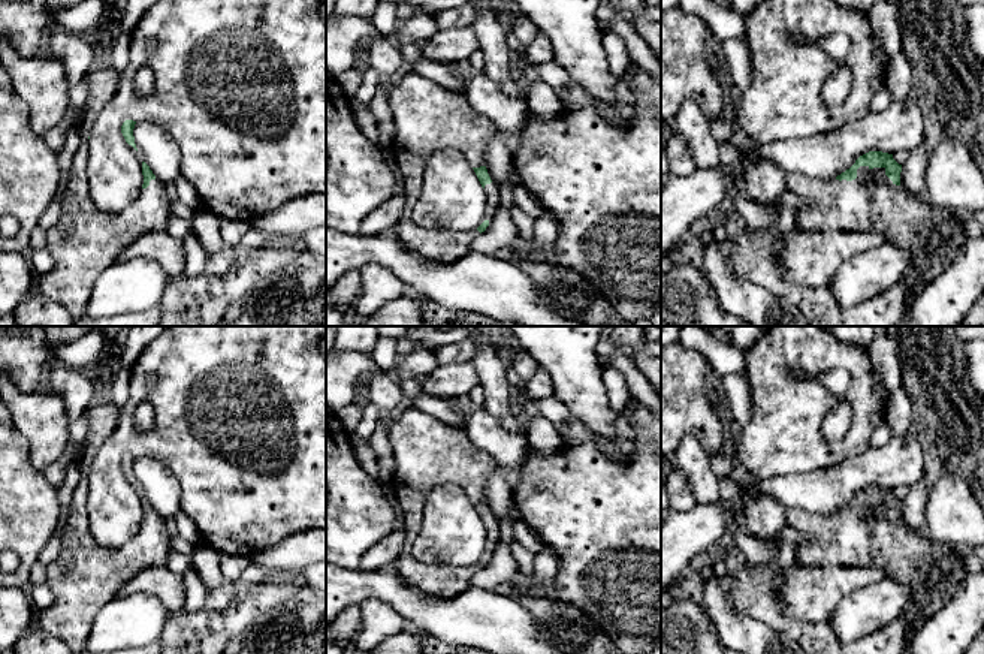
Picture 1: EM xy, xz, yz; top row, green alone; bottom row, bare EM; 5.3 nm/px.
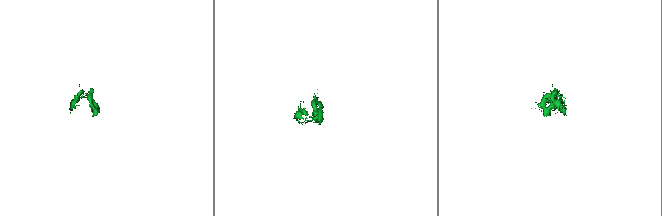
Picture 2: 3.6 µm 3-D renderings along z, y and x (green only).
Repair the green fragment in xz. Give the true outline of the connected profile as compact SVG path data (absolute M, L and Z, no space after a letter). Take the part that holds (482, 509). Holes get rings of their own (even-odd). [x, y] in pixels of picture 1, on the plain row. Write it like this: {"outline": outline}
{"outline": "M414 407L404 410L387 431L393 474L389 485L399 501L405 542L396 570L411 587L450 599L473 585L473 576L486 566L499 543L499 522L486 503L486 479L495 459L470 441L467 433ZM443 483L458 485L473 501L486 527L486 555L473 566L429 566L419 561L411 546L420 531L429 492Z"}

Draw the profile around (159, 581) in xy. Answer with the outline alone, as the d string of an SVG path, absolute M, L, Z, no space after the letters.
M166 564L141 570L120 588L117 597L139 593L156 597L169 612L181 611L187 599L182 576L173 573Z

